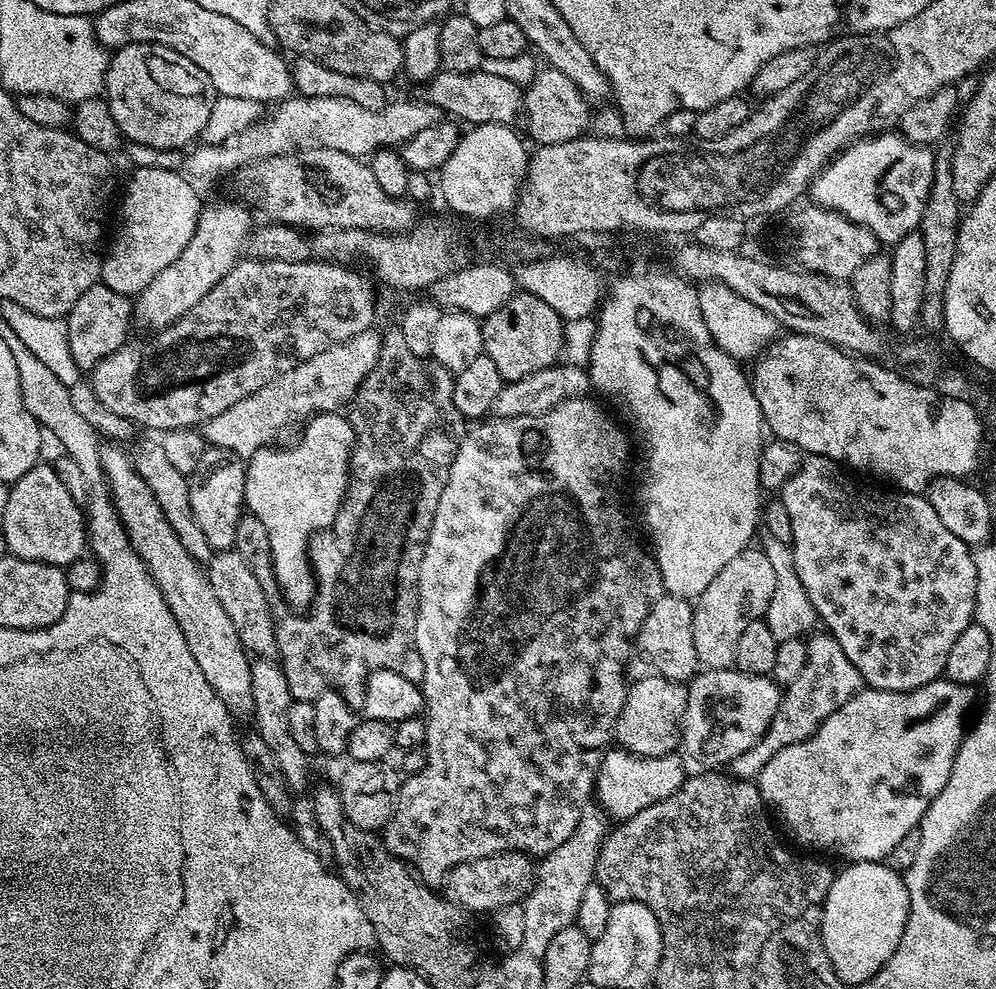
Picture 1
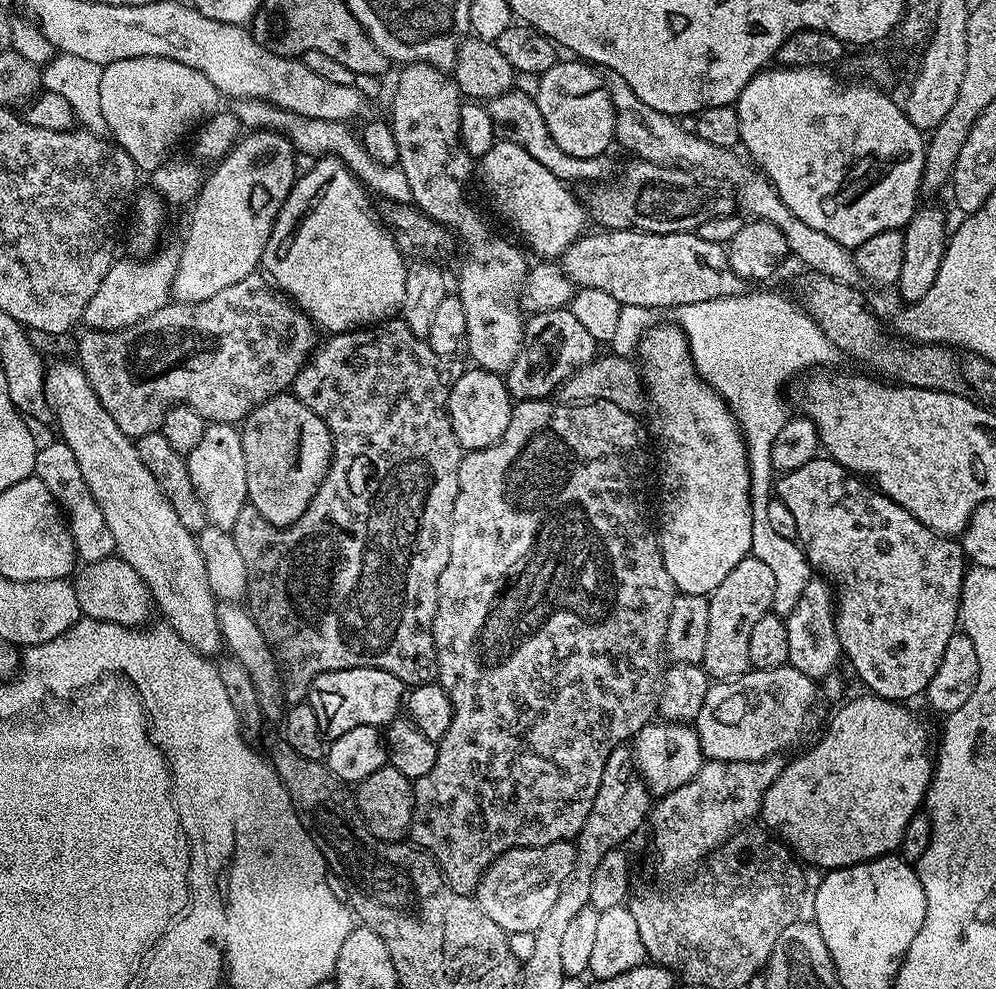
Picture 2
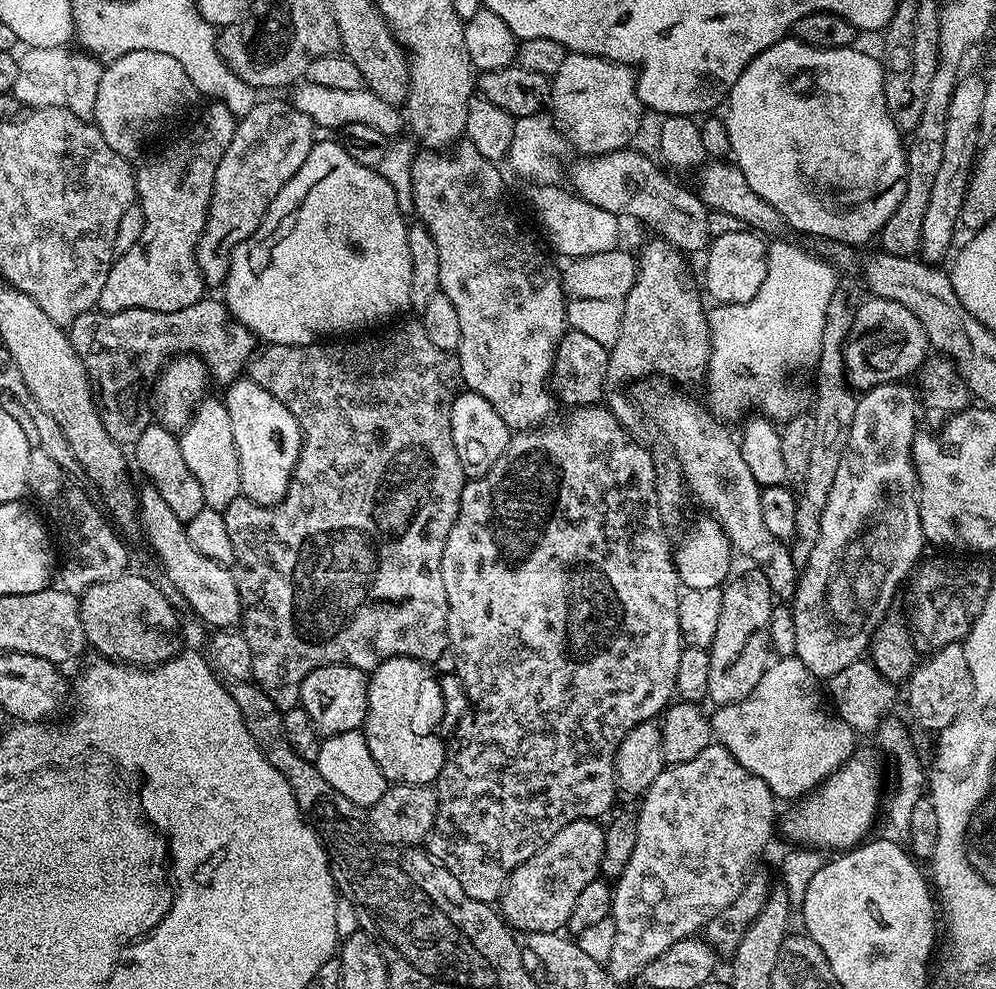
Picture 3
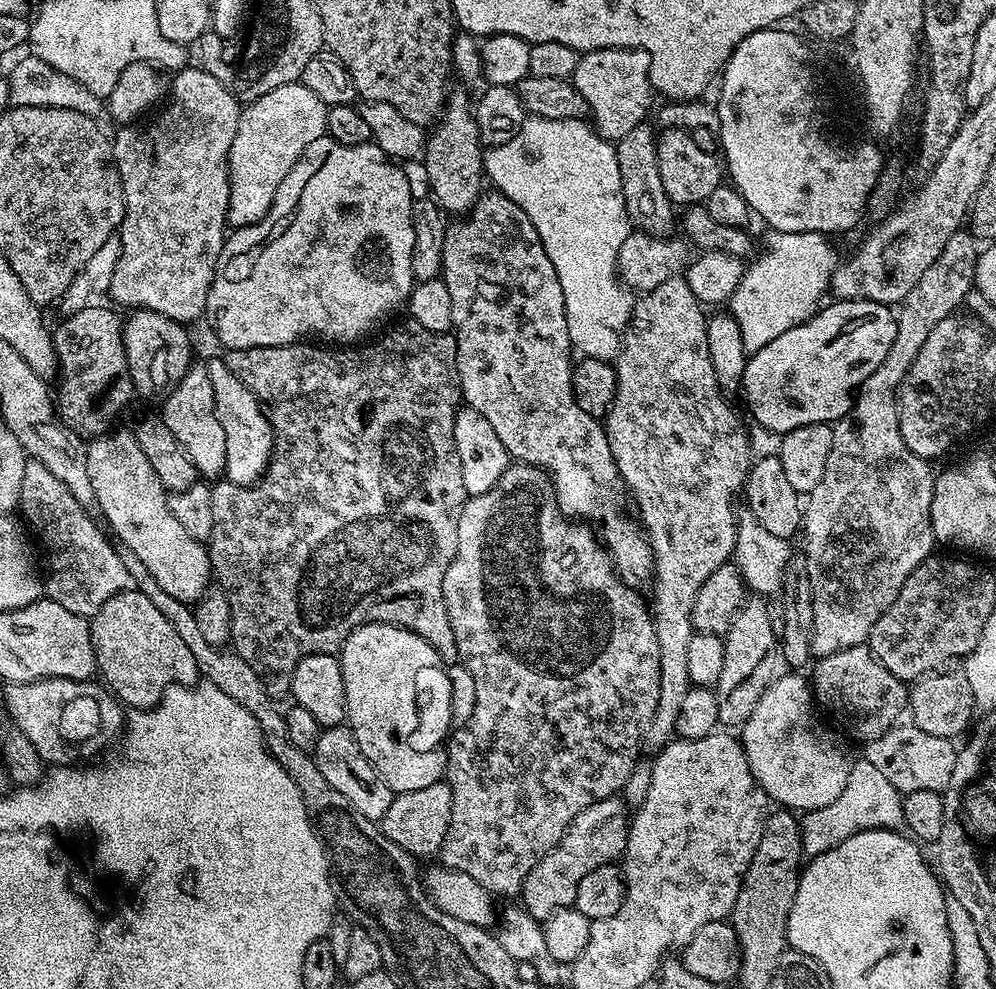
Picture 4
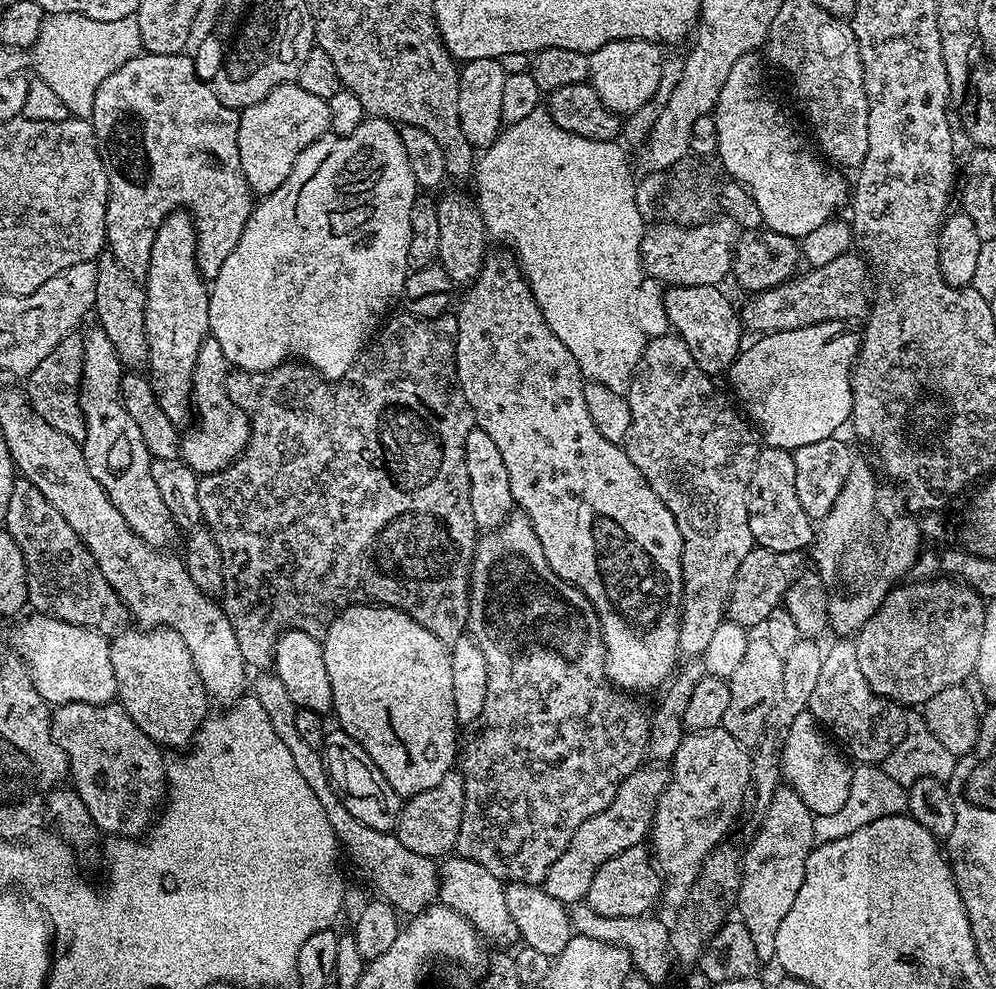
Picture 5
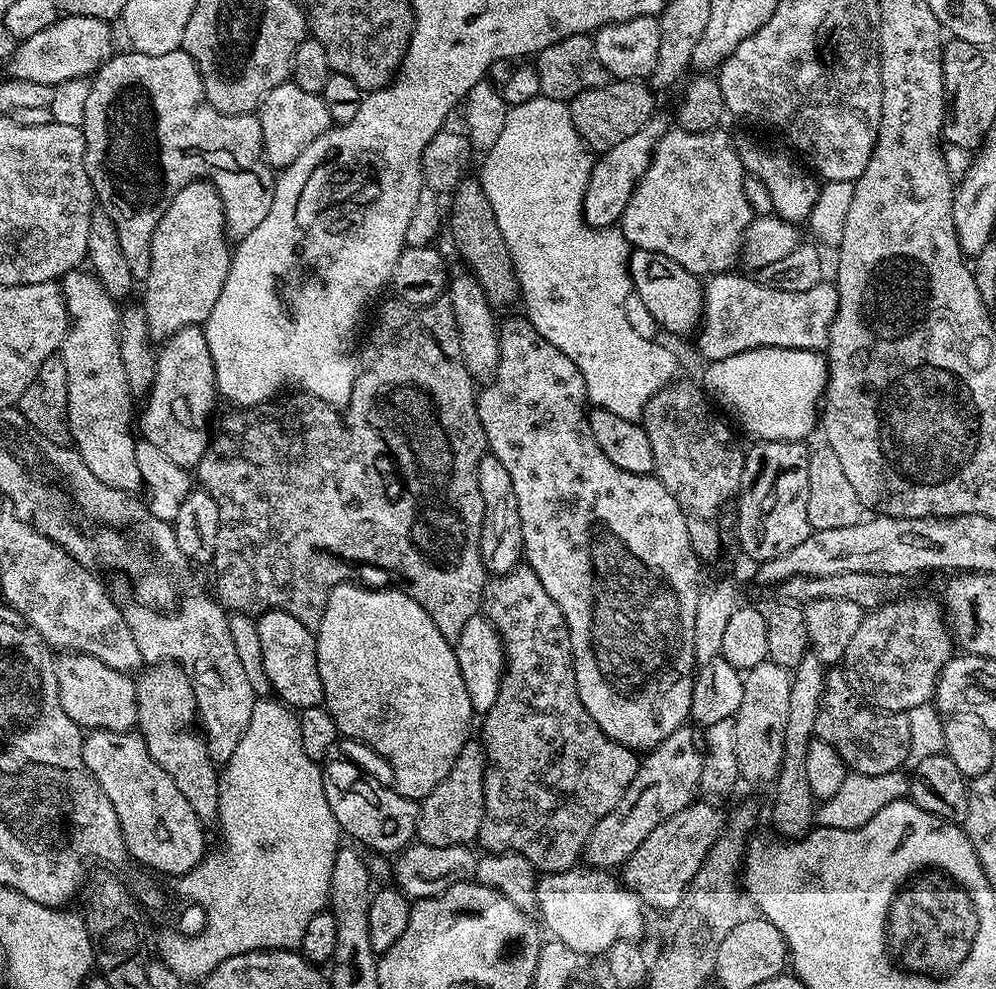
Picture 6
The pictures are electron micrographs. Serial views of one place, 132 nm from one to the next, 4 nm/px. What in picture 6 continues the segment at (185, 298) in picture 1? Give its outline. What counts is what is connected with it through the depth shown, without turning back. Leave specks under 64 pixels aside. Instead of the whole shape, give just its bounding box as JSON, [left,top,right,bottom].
[258,82,333,170]

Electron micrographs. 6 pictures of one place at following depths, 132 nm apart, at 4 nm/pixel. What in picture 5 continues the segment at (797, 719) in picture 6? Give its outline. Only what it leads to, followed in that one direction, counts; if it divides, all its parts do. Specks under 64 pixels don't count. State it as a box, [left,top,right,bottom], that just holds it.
[735,786,816,961]

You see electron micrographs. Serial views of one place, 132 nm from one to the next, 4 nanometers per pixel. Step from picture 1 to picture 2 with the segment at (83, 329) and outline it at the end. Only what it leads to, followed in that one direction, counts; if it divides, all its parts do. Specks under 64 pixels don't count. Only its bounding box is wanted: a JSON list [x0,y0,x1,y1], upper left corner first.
[83,246,180,332]

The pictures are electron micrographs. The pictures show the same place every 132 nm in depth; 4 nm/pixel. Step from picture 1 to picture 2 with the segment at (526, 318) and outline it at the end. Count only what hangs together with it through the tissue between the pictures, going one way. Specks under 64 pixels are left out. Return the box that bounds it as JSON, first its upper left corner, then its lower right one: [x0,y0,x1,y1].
[506,307,598,402]

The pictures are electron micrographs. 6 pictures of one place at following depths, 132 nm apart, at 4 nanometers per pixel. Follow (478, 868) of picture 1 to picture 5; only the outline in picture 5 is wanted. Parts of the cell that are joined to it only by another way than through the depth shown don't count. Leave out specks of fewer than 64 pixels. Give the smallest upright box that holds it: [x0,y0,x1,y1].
[542,766,669,906]

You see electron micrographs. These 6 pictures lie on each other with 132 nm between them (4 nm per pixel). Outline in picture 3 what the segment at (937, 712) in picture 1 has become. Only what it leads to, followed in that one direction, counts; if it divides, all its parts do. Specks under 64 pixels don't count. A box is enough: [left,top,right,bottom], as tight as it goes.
[782,755,882,850]

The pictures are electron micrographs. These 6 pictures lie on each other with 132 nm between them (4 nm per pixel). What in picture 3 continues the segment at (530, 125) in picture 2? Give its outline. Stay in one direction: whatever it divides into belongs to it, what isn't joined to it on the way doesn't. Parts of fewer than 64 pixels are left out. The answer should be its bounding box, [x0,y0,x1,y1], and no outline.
[572,147,710,254]

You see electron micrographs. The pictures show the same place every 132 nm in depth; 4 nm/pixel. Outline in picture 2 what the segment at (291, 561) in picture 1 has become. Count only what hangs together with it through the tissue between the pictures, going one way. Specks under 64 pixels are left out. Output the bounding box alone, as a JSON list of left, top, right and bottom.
[242,394,332,528]

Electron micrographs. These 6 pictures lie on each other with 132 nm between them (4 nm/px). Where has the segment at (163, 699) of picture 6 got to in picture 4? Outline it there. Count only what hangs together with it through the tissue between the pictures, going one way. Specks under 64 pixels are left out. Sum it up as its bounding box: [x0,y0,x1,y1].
[92,590,201,710]

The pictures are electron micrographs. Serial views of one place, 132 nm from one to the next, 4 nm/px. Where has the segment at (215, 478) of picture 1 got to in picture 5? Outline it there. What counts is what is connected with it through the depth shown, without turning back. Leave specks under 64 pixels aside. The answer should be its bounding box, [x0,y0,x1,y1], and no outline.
[144,212,210,426]

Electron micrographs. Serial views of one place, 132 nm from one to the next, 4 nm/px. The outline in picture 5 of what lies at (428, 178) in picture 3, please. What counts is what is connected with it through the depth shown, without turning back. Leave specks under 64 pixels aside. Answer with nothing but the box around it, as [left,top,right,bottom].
[454,255,682,694]

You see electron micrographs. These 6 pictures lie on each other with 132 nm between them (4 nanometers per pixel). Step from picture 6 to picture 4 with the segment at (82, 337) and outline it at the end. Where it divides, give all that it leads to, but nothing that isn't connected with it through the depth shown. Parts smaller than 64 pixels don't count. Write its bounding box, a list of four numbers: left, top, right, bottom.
[86,430,214,606]

